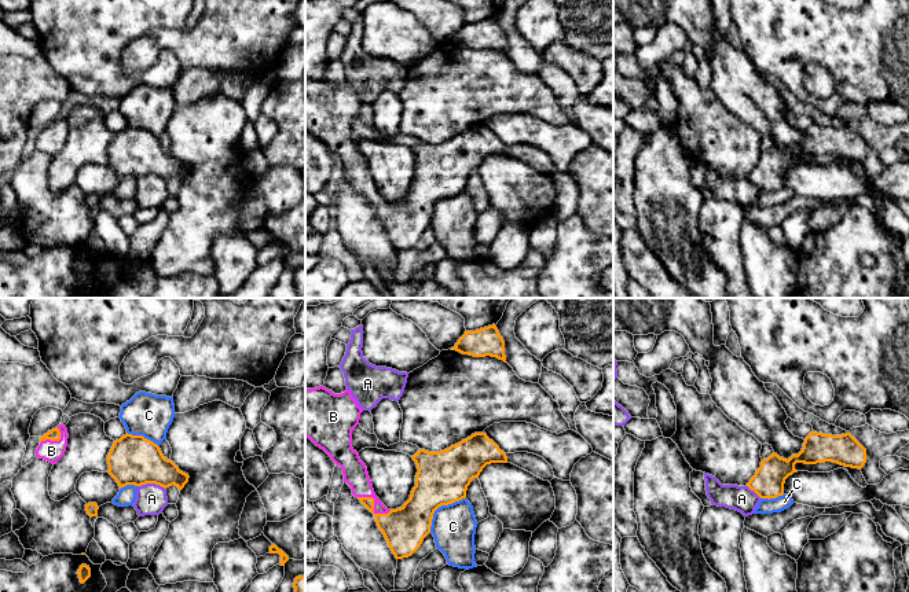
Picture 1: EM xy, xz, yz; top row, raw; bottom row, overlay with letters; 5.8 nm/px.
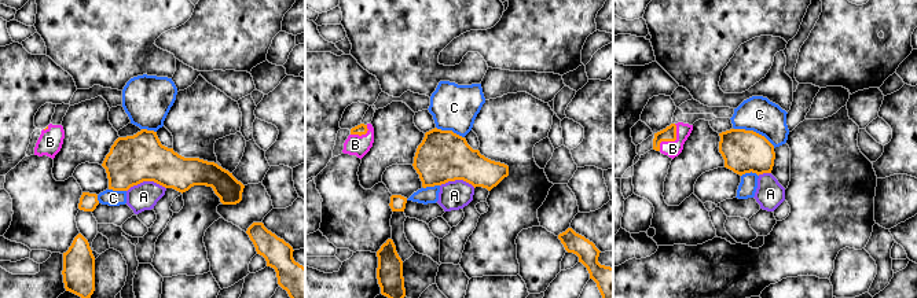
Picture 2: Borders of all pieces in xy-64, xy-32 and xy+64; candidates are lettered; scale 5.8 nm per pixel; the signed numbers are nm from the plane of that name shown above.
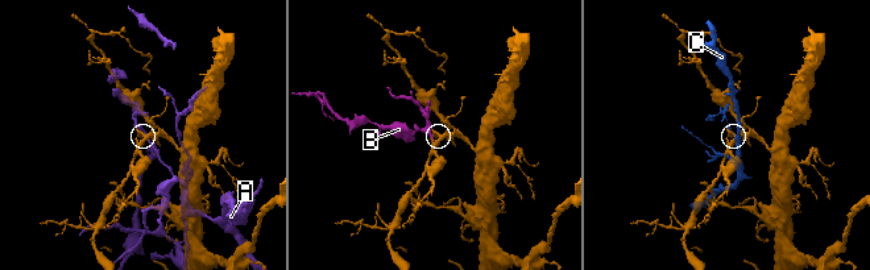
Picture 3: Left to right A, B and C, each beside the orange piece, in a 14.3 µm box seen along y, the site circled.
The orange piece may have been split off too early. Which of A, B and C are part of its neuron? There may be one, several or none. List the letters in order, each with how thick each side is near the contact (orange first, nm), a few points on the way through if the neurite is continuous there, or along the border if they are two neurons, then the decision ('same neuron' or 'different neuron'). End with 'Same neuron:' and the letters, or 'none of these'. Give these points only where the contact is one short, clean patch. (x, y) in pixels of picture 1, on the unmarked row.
A: 280 nm thick on the orange side, 180 nm on the other; different neuron
B: 260 nm thick on the orange side, 140 nm on the other; runs through xz (404, 221), (376, 205), (373, 198), (355, 165); same neuron
C: 300 nm thick on the orange side, 260 nm on the other; different neuron
Same neuron: B

